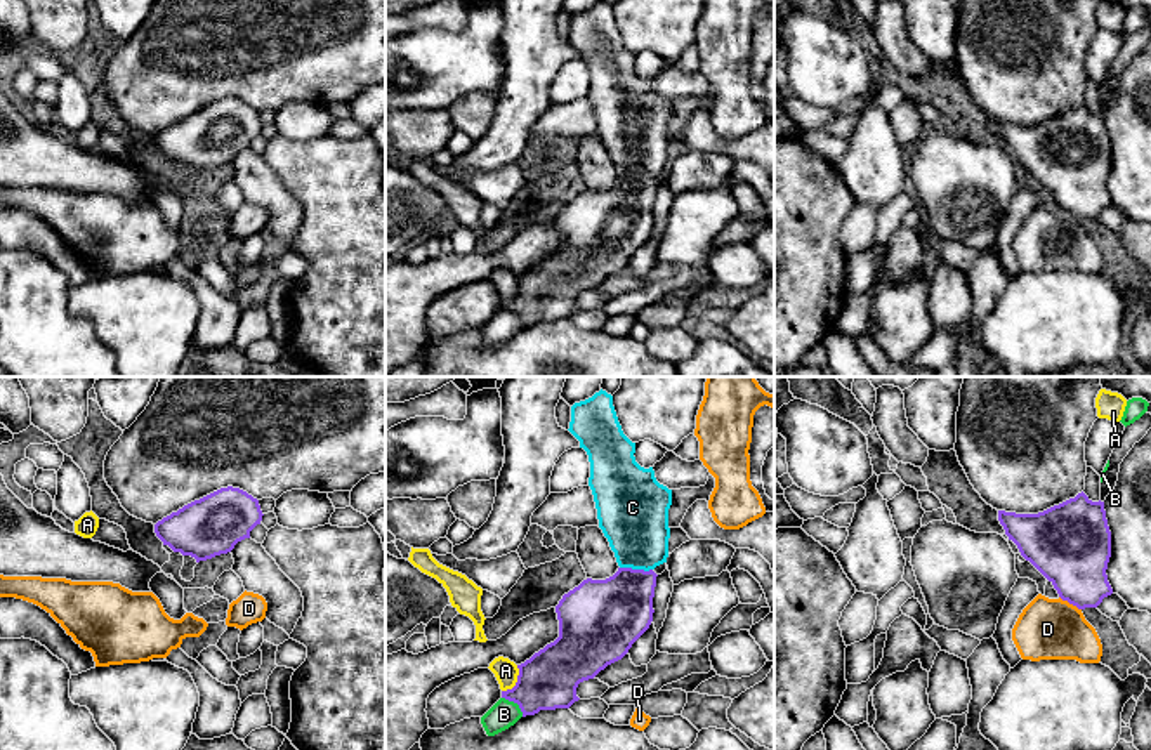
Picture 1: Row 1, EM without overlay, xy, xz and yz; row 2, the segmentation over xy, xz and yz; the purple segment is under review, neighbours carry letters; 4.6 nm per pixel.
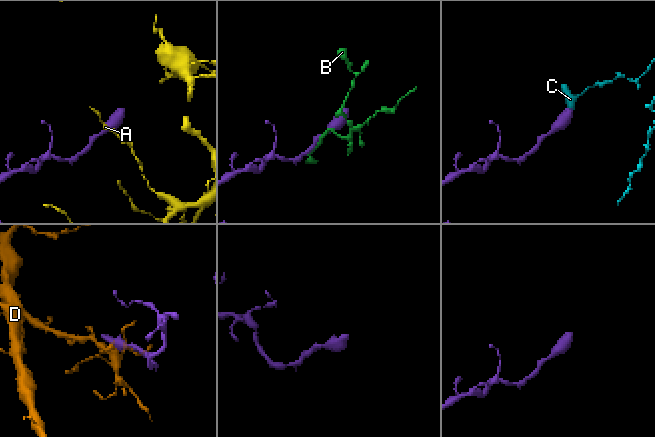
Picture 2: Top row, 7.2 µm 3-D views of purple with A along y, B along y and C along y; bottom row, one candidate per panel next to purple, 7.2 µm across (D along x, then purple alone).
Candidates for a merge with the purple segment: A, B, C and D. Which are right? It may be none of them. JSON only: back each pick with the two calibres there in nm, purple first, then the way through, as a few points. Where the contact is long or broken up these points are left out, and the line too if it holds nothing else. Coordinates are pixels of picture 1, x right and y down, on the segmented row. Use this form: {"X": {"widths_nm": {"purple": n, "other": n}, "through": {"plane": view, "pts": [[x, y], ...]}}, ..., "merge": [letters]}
{"C": {"widths_nm": {"purple": 340, "other": 320}, "through": {"plane": "xz", "pts": [[610, 615], [631, 591], [636, 570], [634, 516]]}}, "merge": ["C"]}

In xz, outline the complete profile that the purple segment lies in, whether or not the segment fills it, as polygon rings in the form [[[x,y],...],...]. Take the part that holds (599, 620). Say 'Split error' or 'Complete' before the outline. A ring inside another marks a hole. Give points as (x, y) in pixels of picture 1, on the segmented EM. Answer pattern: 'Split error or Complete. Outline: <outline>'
Split error. Outline: [[[601,389],[592,398],[575,403],[568,431],[589,455],[589,486],[594,495],[599,528],[620,568],[606,580],[583,580],[564,594],[556,606],[559,637],[517,665],[516,686],[502,691],[502,698],[519,705],[523,717],[540,710],[569,708],[580,700],[576,696],[580,682],[594,679],[628,653],[653,622],[658,576],[653,569],[667,562],[668,557],[672,490],[656,481],[653,467],[644,469],[635,462],[635,443],[622,431],[613,396]]]

